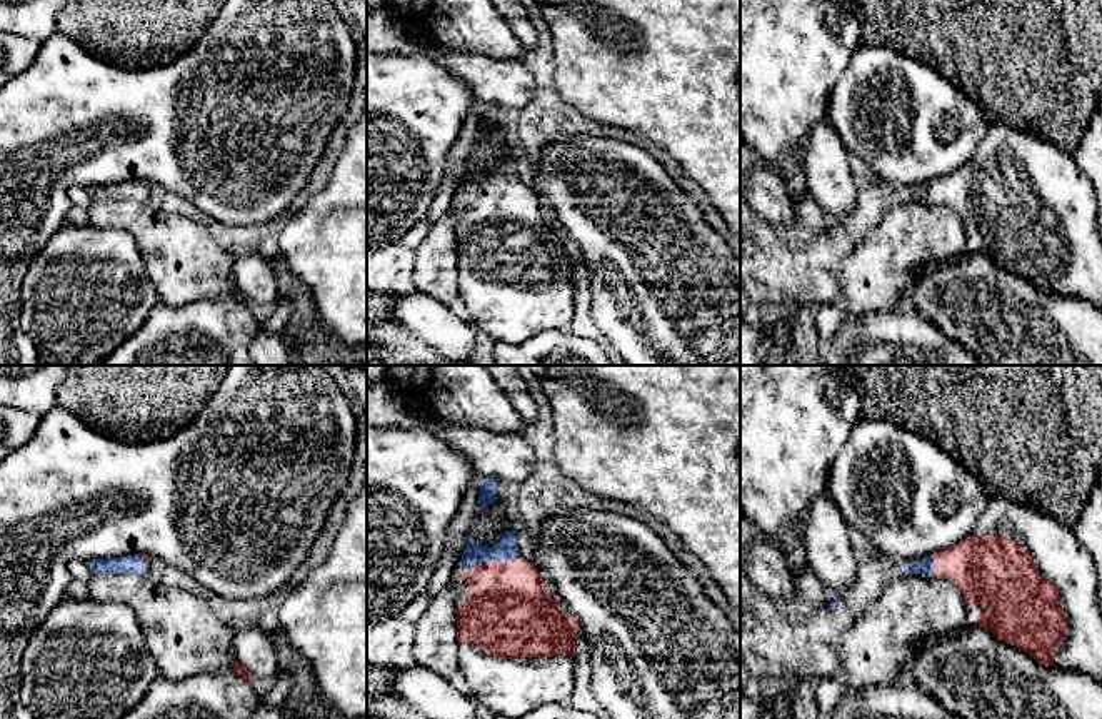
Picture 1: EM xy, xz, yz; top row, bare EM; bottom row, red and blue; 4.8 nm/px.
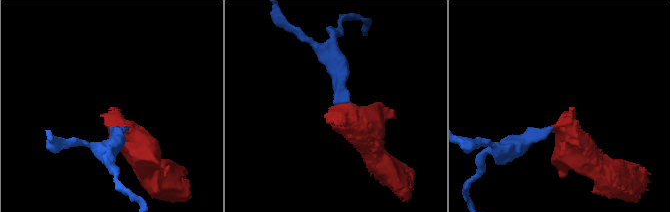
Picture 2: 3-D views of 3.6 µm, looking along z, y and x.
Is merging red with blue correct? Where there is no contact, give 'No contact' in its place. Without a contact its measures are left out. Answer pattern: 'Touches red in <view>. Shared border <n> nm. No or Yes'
Touches red in xz. Shared border 260 nm. Yes

